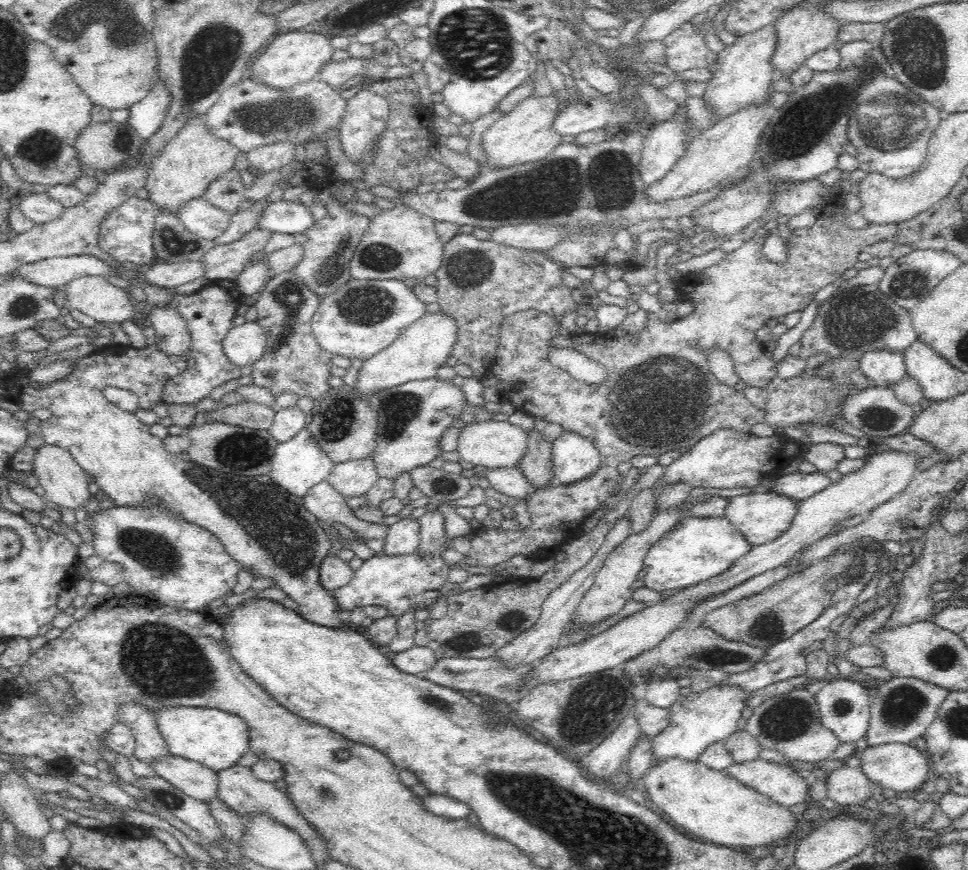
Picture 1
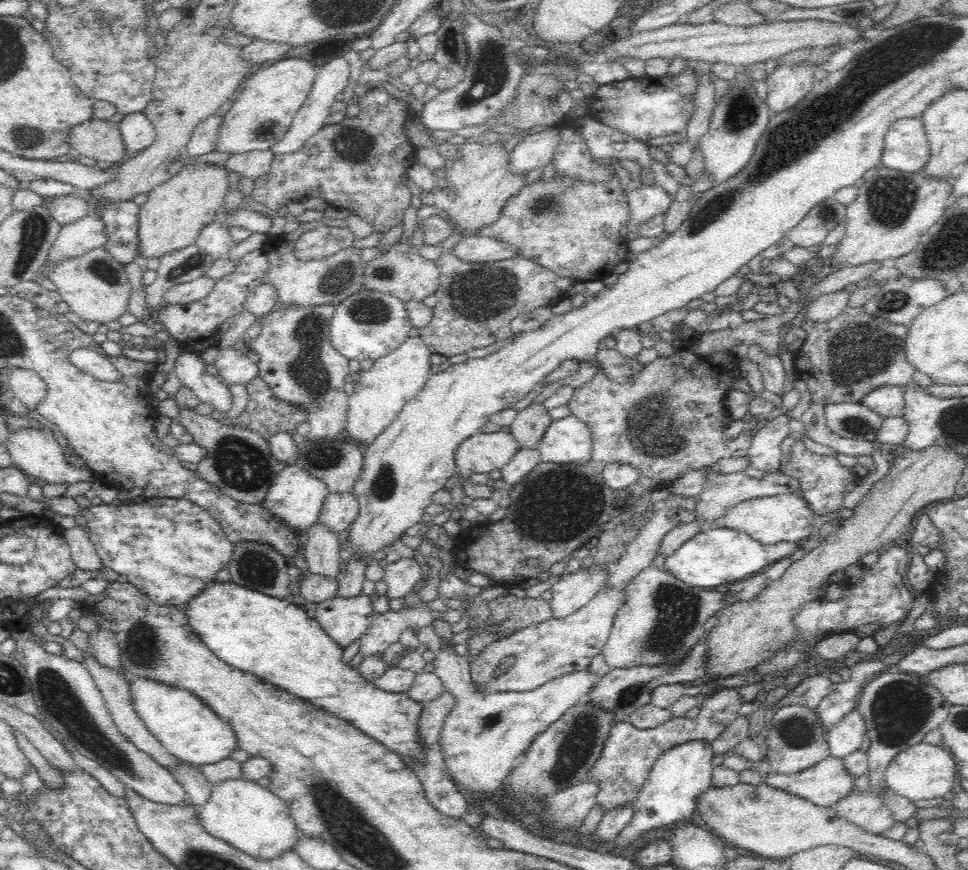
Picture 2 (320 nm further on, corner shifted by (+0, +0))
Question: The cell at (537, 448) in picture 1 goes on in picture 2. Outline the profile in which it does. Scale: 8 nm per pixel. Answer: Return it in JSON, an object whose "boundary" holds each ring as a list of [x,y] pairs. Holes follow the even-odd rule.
{"boundary":[[[539,402],[517,411],[514,422],[511,424],[511,435],[520,447],[534,448],[542,440],[546,429],[553,421],[548,411]]]}

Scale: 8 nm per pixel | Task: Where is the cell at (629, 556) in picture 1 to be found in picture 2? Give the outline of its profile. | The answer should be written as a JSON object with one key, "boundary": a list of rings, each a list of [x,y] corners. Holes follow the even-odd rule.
{"boundary":[[[601,589],[600,592],[594,596],[592,602],[590,602],[588,606],[584,606],[582,610],[578,610],[576,614],[572,614],[563,619],[552,617],[544,622],[534,623],[515,630],[512,634],[504,636],[504,638],[498,638],[496,642],[490,642],[476,658],[472,657],[469,660],[469,671],[473,685],[477,690],[487,688],[487,693],[490,695],[504,691],[524,692],[540,688],[552,679],[557,679],[567,674],[577,673],[578,671],[588,671],[594,658],[602,654],[604,645],[607,643],[611,632],[614,615],[624,600],[624,592]],[[506,656],[515,656],[514,667],[496,679],[494,678],[494,672],[496,672],[500,660],[506,658]]]}

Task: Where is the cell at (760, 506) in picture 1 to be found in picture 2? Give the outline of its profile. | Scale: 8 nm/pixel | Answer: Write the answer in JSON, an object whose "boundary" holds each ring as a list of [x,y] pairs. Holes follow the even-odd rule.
{"boundary":[[[797,492],[783,493],[772,497],[754,498],[753,500],[746,500],[745,502],[736,504],[736,506],[726,514],[724,518],[724,527],[744,532],[764,545],[776,545],[780,542],[798,544],[800,540],[808,539],[811,532],[815,530],[814,518],[816,518],[816,516],[814,516],[812,509],[810,509],[810,506],[800,494]]]}

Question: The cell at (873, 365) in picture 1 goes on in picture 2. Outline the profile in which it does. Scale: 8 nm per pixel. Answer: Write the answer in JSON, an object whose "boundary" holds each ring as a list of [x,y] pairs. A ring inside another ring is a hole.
{"boundary":[[[896,386],[880,387],[870,391],[863,400],[870,411],[880,415],[882,420],[890,417],[902,417],[905,400],[903,389]]]}

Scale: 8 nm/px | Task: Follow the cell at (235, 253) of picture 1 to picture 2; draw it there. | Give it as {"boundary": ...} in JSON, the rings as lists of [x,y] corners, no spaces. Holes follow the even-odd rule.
{"boundary":[[[204,275],[192,282],[172,285],[164,293],[163,306],[178,305],[185,307],[187,304],[206,298],[214,290],[214,287],[215,282]]]}

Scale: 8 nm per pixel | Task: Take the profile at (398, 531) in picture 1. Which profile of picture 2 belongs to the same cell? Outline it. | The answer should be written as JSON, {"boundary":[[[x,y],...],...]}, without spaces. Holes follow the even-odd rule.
{"boundary":[[[400,558],[385,568],[383,581],[386,583],[386,597],[389,600],[404,599],[420,582],[422,574],[415,559]]]}

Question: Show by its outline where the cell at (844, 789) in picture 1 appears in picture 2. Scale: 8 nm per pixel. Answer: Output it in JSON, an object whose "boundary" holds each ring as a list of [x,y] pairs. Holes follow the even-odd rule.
{"boundary":[[[856,789],[833,808],[842,818],[873,835],[884,835],[895,824],[883,798],[872,790],[860,792]]]}

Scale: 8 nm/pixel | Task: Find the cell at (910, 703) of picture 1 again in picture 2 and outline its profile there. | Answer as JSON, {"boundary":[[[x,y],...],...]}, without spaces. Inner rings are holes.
{"boundary":[[[900,670],[880,673],[868,684],[863,685],[857,710],[865,720],[867,737],[872,745],[868,750],[867,777],[869,790],[880,795],[887,791],[885,772],[894,757],[909,747],[923,742],[926,734],[939,726],[948,718],[951,704],[940,694],[937,688],[922,678]]]}

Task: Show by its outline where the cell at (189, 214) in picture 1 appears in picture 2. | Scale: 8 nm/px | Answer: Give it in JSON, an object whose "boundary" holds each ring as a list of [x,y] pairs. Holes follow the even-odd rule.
{"boundary":[[[216,220],[209,222],[196,239],[196,247],[200,253],[212,257],[214,261],[228,257],[228,253],[235,245],[229,230],[218,225]]]}

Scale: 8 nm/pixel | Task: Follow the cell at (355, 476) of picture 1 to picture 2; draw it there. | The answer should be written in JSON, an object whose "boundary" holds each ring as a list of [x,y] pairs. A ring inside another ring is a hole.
{"boundary":[[[352,491],[329,494],[320,511],[317,523],[337,536],[348,531],[358,517],[359,505]]]}

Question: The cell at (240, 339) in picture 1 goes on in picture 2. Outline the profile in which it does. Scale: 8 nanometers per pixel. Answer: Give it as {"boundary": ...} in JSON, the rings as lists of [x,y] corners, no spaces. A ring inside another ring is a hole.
{"boundary":[[[246,348],[219,350],[213,365],[218,370],[218,380],[228,388],[249,385],[259,376],[259,366],[248,358]]]}

